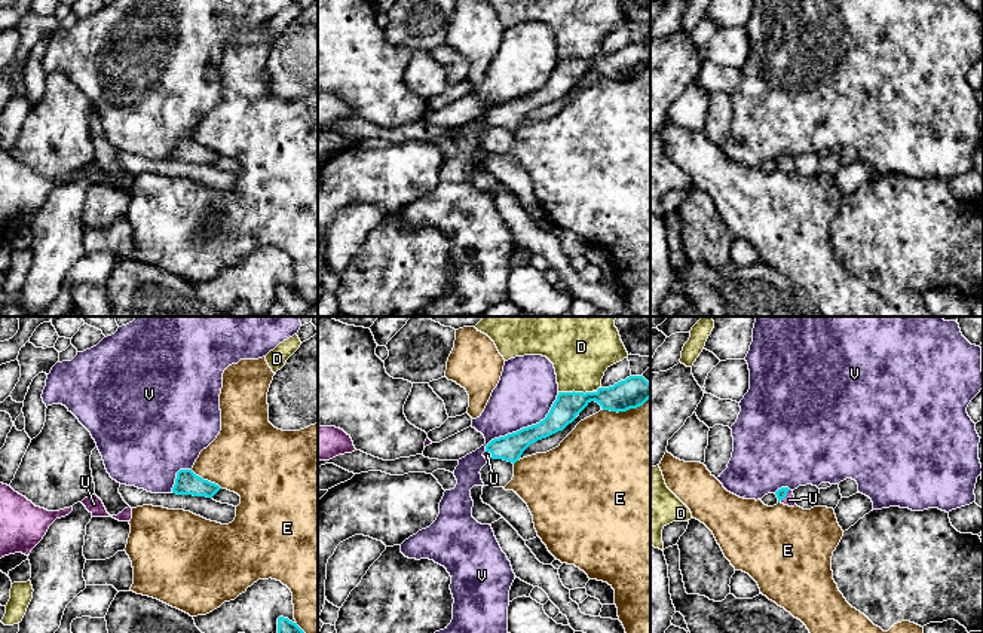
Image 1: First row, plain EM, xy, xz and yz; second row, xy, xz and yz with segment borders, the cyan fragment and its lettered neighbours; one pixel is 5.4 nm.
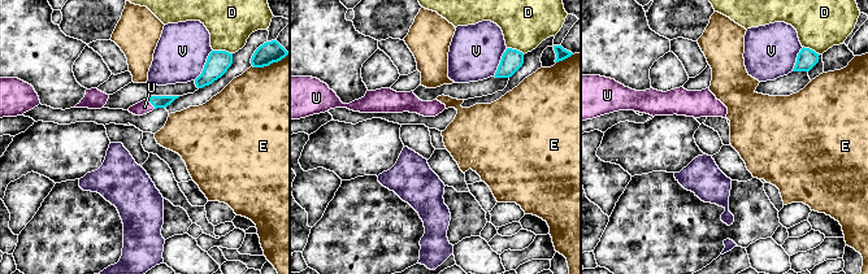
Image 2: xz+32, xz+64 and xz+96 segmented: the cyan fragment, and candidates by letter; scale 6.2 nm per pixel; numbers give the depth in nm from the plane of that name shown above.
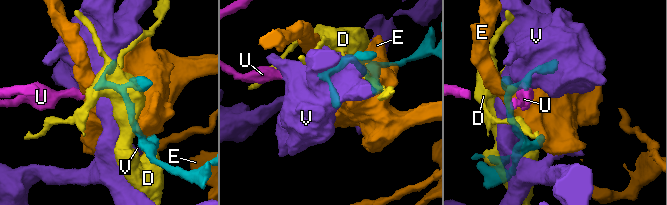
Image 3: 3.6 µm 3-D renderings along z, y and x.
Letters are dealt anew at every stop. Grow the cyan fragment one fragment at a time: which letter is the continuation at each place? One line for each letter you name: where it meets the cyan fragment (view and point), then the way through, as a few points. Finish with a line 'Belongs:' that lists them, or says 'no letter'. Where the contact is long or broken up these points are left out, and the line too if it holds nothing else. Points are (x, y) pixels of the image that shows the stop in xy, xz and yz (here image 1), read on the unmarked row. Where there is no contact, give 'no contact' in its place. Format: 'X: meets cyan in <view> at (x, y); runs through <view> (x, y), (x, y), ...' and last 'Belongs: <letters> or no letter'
U: meets cyan in yz at (784, 164); runs through yz (781, 161), (784, 164), (789, 167)
Belongs: U

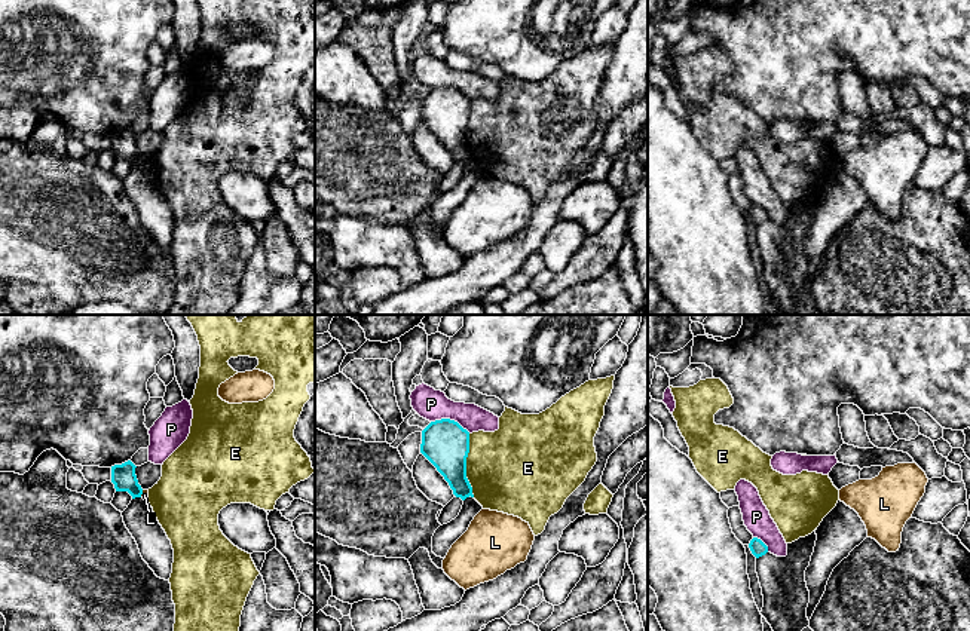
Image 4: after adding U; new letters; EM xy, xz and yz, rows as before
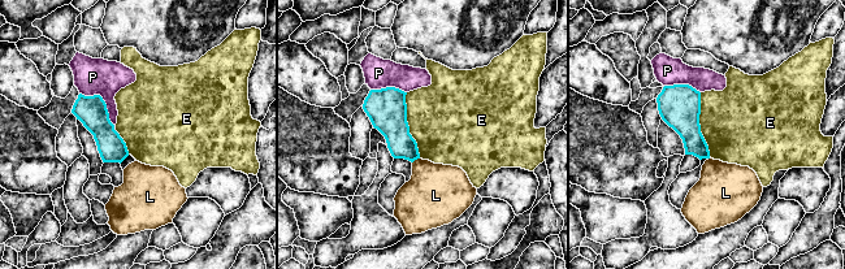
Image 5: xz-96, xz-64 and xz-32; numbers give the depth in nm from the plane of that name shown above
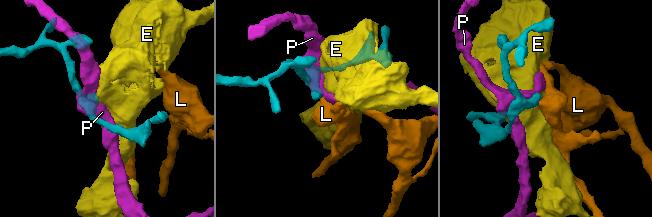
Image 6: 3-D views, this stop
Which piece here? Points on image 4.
Belongs: no letter

